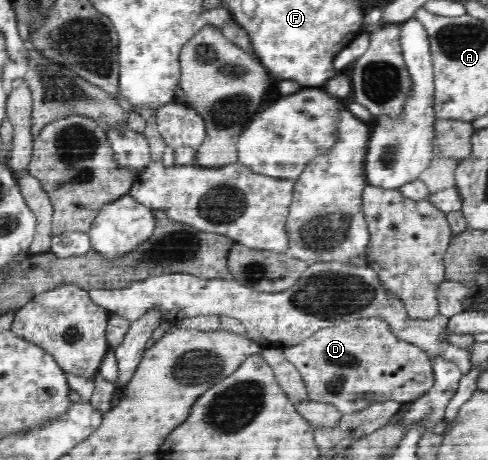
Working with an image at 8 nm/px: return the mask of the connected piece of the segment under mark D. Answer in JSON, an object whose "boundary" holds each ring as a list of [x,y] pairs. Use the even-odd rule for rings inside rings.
{"boundary":[[[380,315],[323,327],[297,346],[284,349],[284,356],[305,379],[307,398],[332,404],[342,414],[364,410],[373,400],[412,402],[433,385],[435,377],[430,355],[412,342],[398,338]]]}

